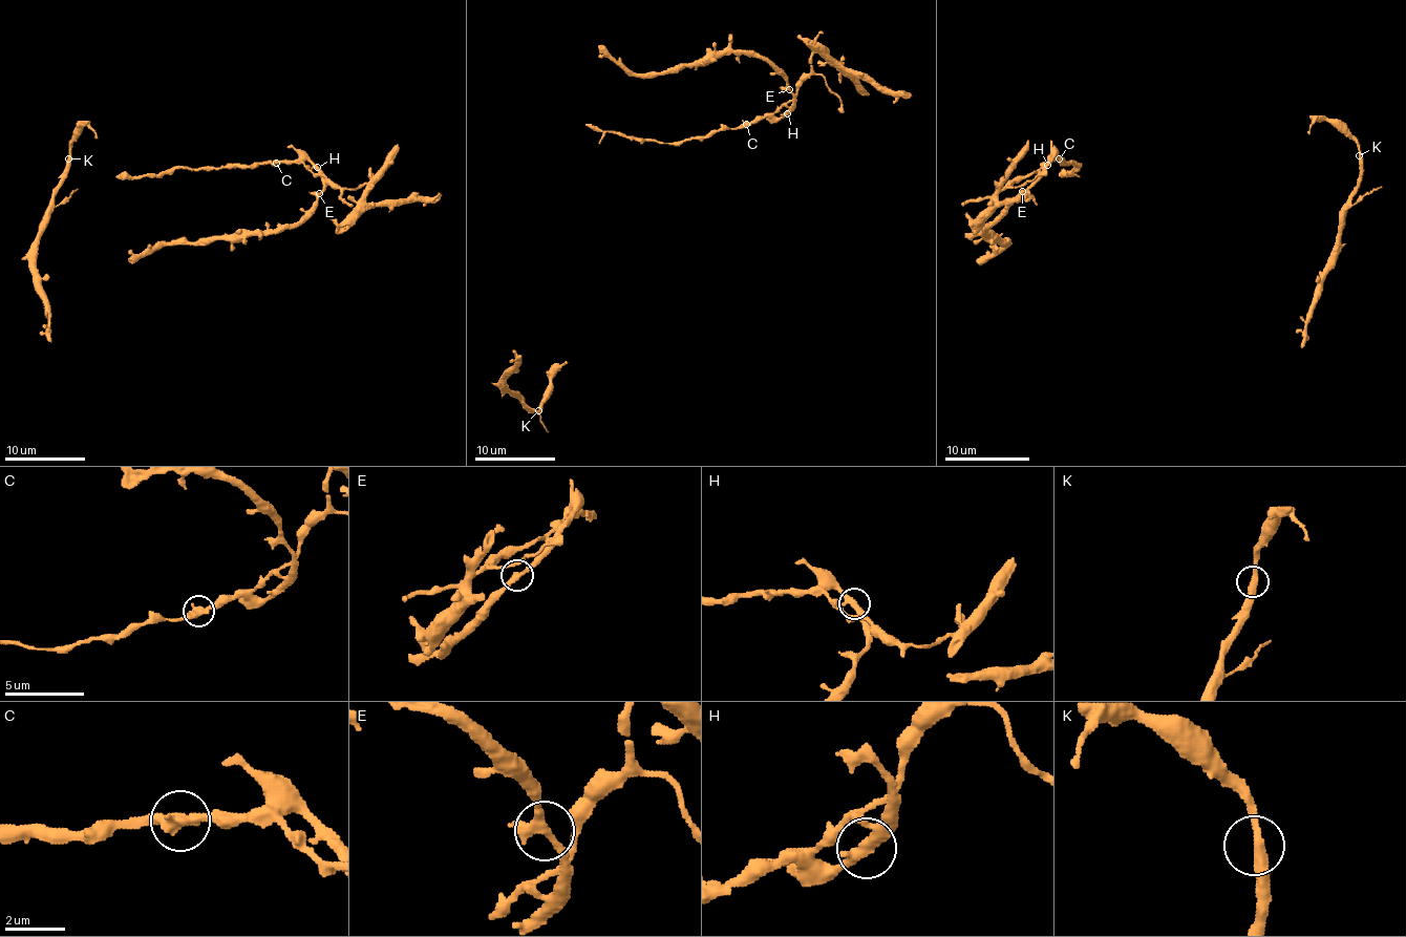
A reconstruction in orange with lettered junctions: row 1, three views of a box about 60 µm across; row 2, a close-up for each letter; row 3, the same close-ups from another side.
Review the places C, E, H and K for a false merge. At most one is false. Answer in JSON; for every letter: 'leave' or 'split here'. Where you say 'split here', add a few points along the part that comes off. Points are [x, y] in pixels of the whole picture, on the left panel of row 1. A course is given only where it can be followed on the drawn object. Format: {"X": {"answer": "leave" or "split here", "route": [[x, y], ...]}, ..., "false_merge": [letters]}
{"C": {"answer": "leave"}, "E": {"answer": "leave"}, "H": {"answer": "leave"}, "K": {"answer": "leave"}, "false_merge": []}

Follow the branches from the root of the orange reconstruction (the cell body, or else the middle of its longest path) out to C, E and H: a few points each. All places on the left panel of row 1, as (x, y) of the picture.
C: (129, 179), (162, 175), (175, 169), (221, 169), (276, 163)
E: (129, 179), (162, 175), (175, 169), (302, 163), (321, 177), (323, 189), (319, 193)
H: (129, 179), (162, 175), (175, 169), (221, 169), (260, 163), (304, 163), (317, 167)

